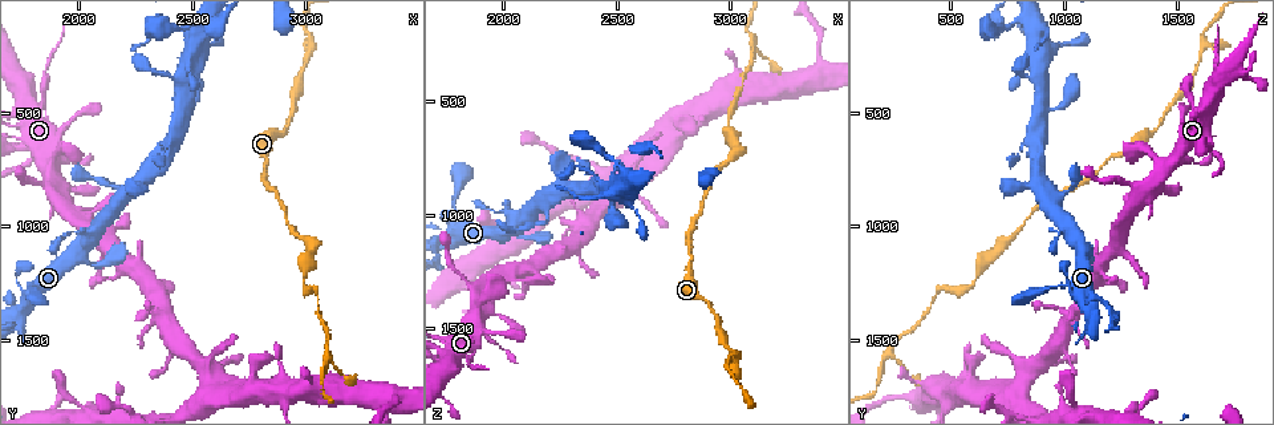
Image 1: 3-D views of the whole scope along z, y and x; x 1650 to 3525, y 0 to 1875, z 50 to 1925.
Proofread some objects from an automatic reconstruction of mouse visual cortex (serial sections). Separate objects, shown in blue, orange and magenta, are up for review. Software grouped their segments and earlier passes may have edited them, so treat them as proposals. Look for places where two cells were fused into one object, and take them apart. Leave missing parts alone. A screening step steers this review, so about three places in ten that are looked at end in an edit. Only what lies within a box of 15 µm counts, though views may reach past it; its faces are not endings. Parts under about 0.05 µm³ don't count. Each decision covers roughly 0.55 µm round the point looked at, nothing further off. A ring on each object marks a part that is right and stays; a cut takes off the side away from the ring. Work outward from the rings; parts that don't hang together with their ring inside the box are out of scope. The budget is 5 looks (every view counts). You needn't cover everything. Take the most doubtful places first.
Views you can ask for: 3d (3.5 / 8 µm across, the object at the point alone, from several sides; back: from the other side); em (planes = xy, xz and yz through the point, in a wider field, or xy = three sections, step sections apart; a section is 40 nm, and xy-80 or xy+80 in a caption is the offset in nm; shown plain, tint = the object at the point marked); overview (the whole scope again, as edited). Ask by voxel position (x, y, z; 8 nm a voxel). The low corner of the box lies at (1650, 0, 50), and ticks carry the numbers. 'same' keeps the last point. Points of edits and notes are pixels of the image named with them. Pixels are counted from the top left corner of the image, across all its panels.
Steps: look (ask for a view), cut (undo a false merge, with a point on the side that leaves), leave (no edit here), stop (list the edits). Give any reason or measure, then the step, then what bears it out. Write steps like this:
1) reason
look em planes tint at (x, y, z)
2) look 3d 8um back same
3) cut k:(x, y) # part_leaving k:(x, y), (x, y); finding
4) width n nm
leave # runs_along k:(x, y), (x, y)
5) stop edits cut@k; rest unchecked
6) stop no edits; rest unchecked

thin arm on a thick one
look 3d 3.5um at (1800, 680, 1680)

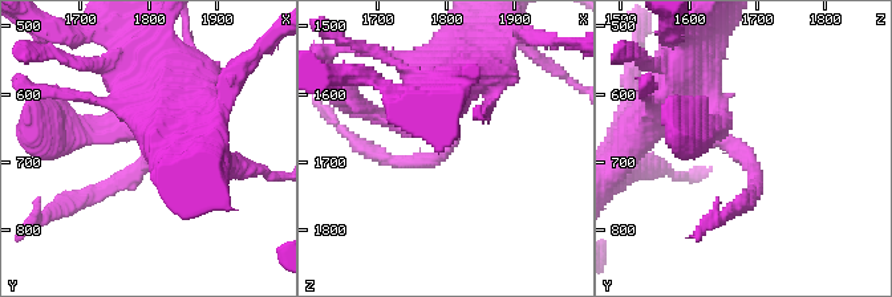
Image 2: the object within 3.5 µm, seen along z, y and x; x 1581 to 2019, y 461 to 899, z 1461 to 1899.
arms 3; arm_widths 150, 200, 450 nm
look em xy step 5 tint at (1810, 680, 1665)

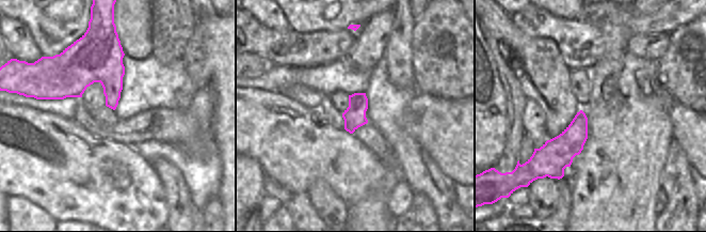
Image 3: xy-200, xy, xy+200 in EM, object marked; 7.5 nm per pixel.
look em planes tint same

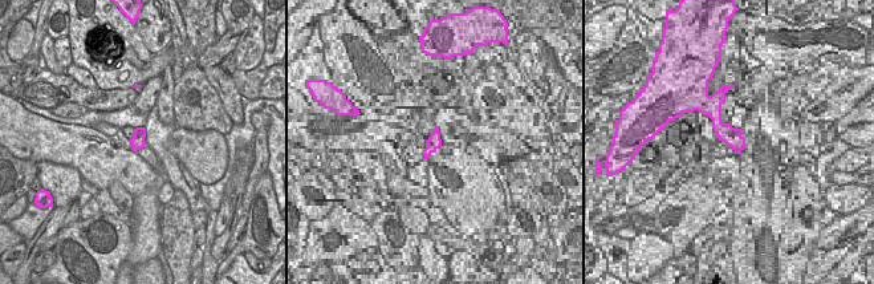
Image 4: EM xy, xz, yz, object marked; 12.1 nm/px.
leave # continuous, no second cell

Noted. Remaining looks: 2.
thin neck
look 3d 3.5um at (3100, 1550, 220)

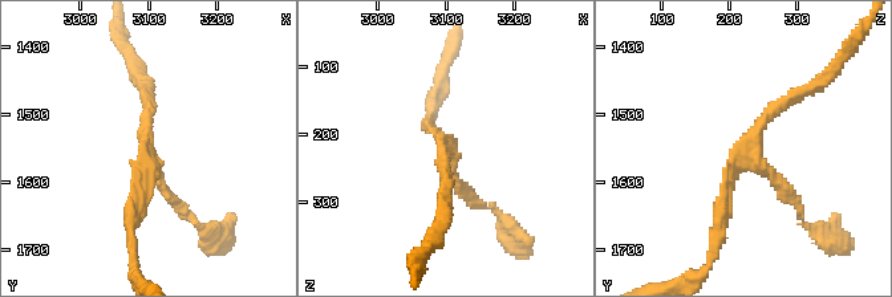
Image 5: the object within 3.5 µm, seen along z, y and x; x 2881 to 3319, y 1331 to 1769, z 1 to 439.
look em xy step 2 tint at (3100, 1560, 225)

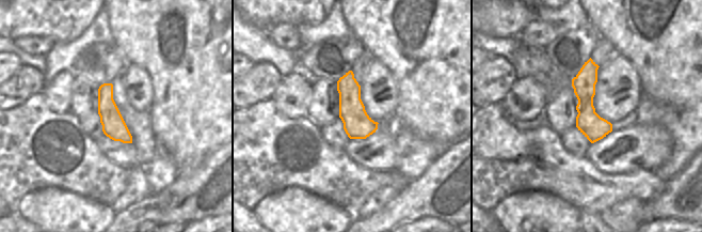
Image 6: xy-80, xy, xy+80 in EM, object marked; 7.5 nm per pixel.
leave # runs_along 5:(799, 92), (745, 145), (714, 239); one cell here

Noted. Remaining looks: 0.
stop no edits; rest unchecked

